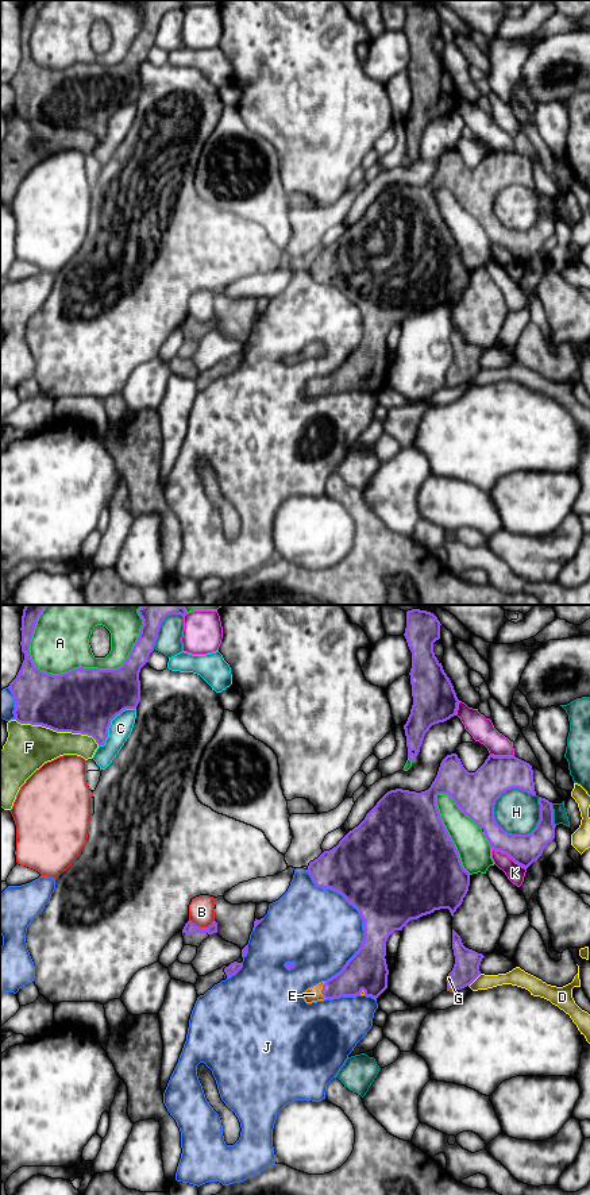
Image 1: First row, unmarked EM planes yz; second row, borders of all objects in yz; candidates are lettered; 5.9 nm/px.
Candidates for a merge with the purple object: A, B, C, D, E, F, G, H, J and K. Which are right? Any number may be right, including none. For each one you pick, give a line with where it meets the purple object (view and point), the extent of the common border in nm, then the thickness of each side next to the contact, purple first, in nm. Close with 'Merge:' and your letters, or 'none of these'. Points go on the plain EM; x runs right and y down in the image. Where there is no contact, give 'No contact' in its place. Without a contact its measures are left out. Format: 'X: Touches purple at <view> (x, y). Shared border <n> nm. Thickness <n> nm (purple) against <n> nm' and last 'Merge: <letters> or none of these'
E: Touches purple at yz (322, 385). Shared border 100 nm. Thickness 200 nm (purple) against 90 nm
G: Touches purple at yz (451, 373). Shared border 70 nm. Thickness 160 nm (purple) against 30 nm
Merge: E, G

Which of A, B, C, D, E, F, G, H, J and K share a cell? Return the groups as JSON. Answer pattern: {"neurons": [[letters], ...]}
{"neurons": [["A"], ["B"], ["C"], ["D"], ["E", "G"], ["F"], ["H"], ["J"], ["K"]]}

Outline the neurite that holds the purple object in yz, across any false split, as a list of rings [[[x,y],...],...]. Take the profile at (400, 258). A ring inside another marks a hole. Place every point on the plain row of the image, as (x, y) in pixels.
[[[456,149],[447,150],[441,155],[437,170],[428,185],[421,188],[402,184],[387,186],[366,209],[365,215],[350,225],[336,242],[324,246],[317,254],[309,258],[308,267],[317,282],[331,284],[342,289],[359,307],[363,315],[365,334],[359,346],[339,369],[305,386],[304,394],[306,398],[356,390],[377,394],[387,383],[389,365],[385,351],[389,331],[394,325],[402,325],[410,315],[417,315],[435,305],[448,304],[454,312],[454,308],[462,300],[468,286],[470,269],[463,263],[456,242],[440,213],[436,200],[437,189],[448,189],[455,200],[483,225],[493,244],[506,248],[525,265],[541,251],[547,239],[555,234],[552,197],[540,192],[540,215],[536,223],[528,230],[512,230],[505,227],[494,213],[495,196],[512,184],[536,190],[533,165],[529,158],[516,151],[489,150],[475,167],[468,167]]]

